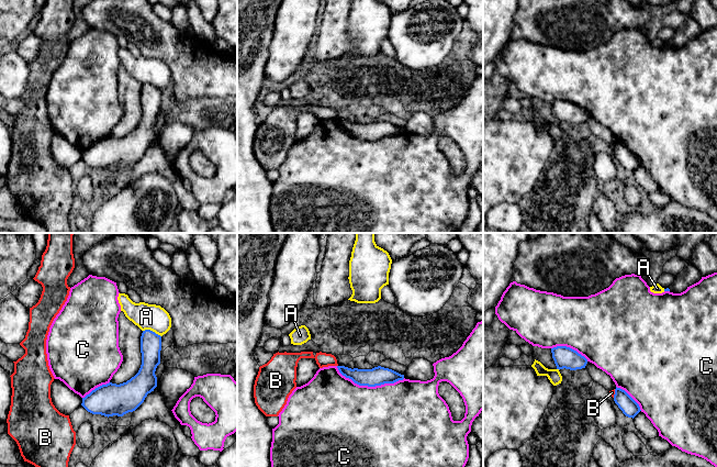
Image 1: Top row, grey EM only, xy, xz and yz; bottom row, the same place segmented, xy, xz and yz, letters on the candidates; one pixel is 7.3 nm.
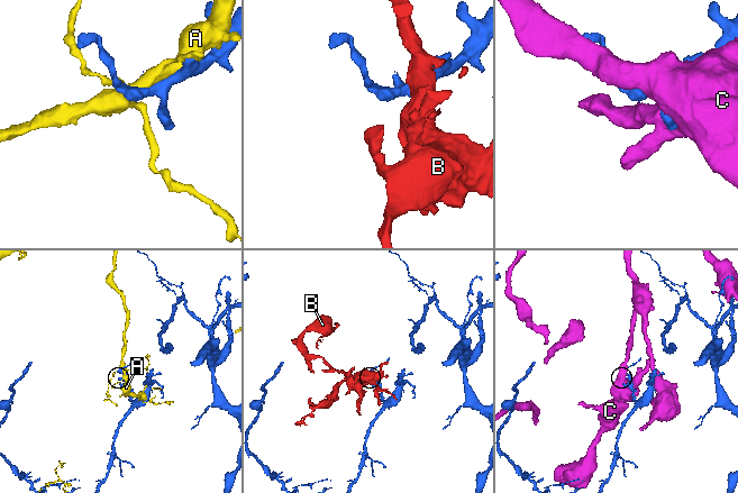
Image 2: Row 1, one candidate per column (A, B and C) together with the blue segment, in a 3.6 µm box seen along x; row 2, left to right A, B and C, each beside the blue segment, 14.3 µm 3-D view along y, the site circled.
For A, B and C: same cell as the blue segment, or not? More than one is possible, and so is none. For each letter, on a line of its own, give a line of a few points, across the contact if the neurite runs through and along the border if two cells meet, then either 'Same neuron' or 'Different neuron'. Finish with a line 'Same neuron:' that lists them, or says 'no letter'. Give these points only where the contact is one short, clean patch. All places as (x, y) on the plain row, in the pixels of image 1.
A: Different neuron
B: Line: yz (615, 143), (613, 151). Different neuron
C: Different neuron
Same neuron: no letter

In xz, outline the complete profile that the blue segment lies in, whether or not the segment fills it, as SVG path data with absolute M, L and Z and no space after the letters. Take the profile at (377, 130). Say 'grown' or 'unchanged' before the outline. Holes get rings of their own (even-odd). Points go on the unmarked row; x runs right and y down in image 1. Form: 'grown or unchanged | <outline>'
unchanged | M337 120L337 122L343 130L351 133L359 140L376 141L384 137L394 137L404 133L404 129L381 120L372 123L351 123L345 120Z

